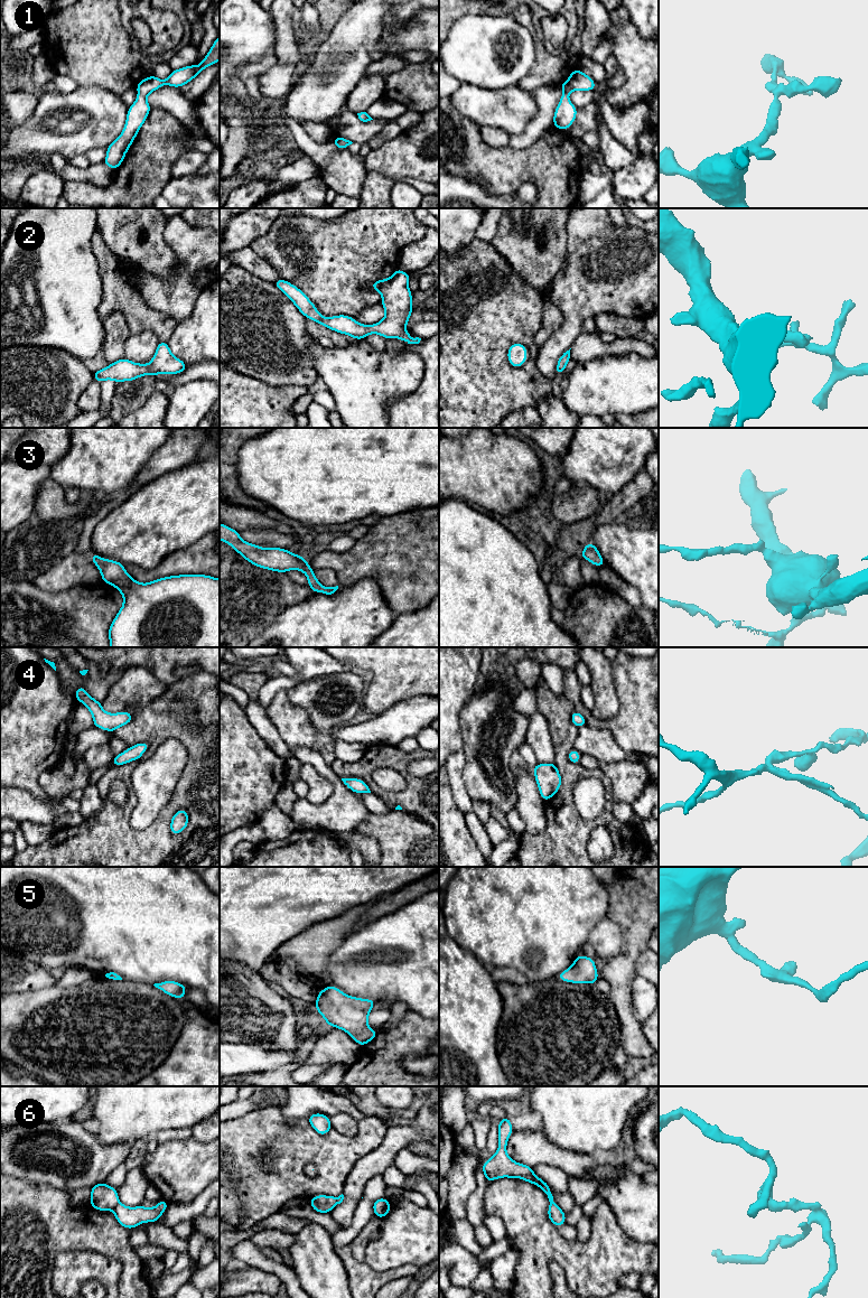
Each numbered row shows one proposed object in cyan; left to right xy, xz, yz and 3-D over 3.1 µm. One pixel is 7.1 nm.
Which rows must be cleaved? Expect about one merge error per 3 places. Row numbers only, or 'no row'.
6

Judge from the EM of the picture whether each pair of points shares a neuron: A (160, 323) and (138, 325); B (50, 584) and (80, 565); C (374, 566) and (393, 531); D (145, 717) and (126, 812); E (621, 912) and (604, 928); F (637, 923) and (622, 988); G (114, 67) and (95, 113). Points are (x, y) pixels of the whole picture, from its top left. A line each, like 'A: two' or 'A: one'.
A: one
B: one
C: one
D: one
E: two
F: one
G: two

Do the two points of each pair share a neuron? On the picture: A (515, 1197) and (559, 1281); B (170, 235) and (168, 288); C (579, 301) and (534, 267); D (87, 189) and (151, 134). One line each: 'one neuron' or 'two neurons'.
A: two neurons
B: one neuron
C: two neurons
D: one neuron

